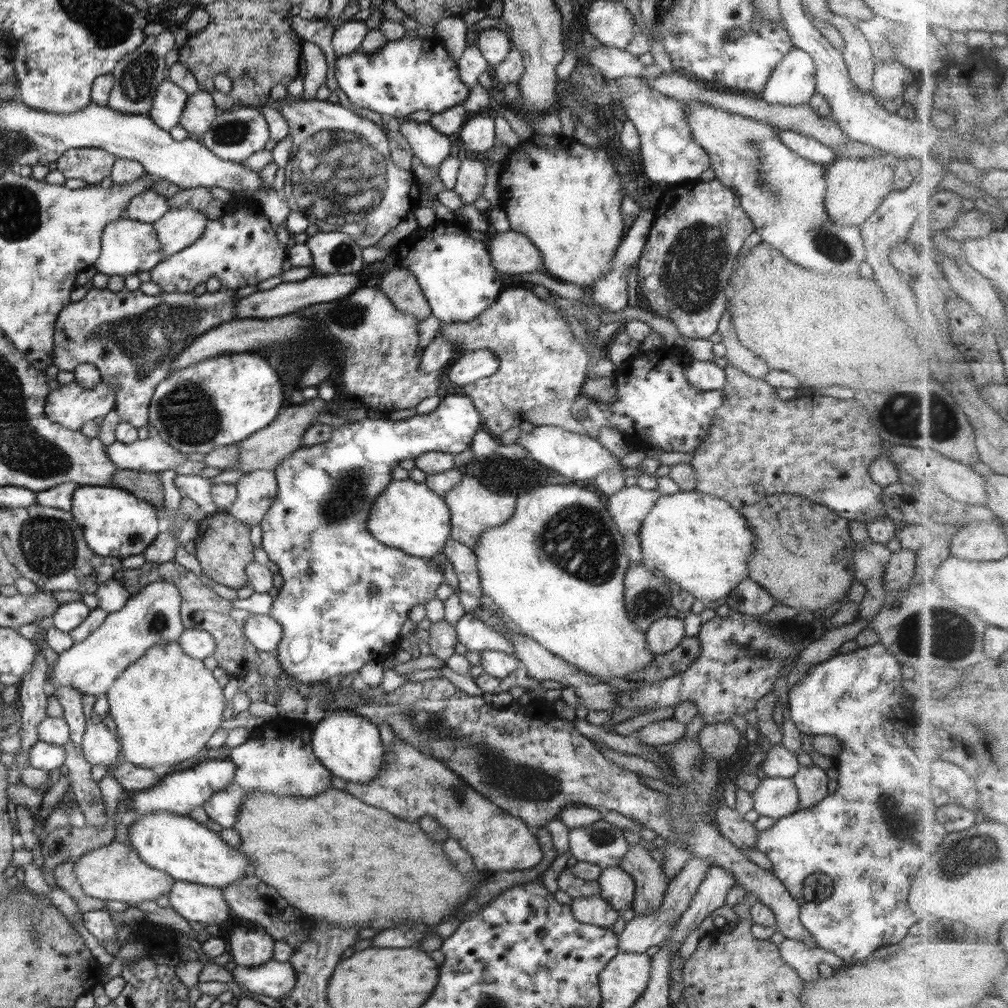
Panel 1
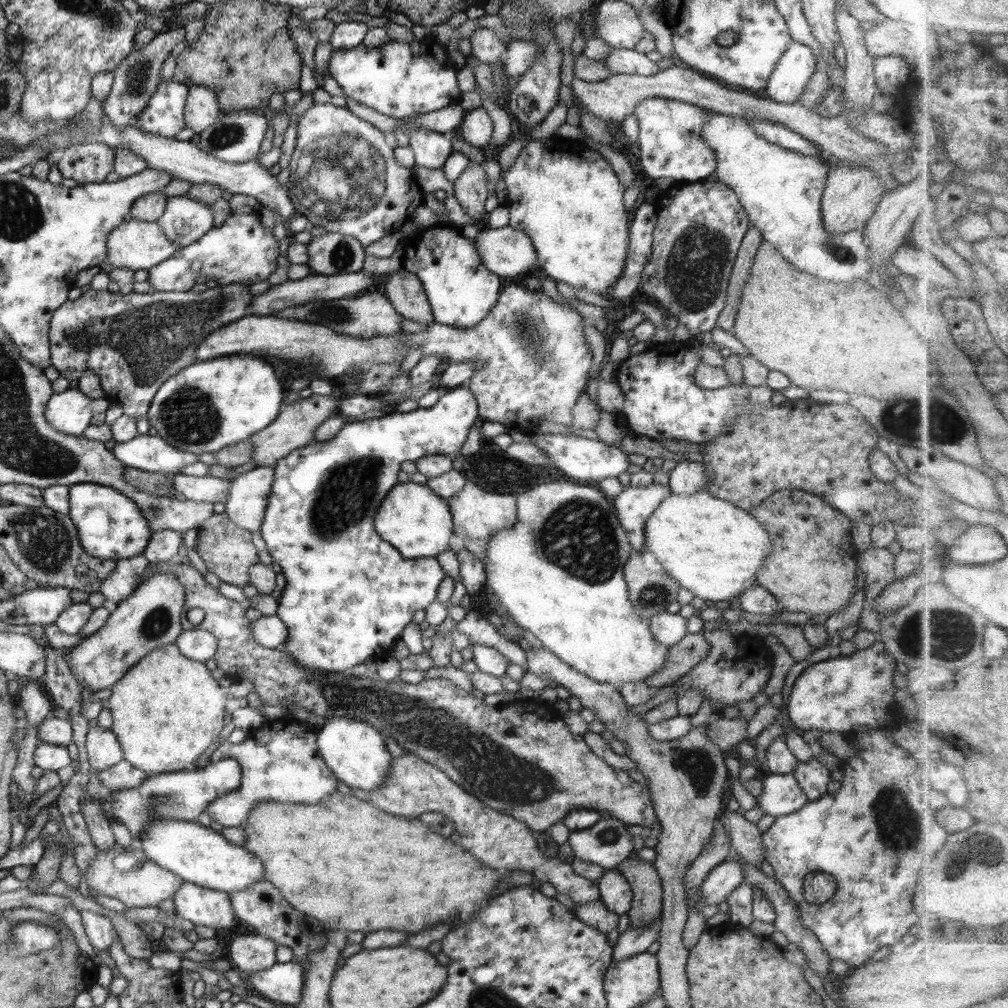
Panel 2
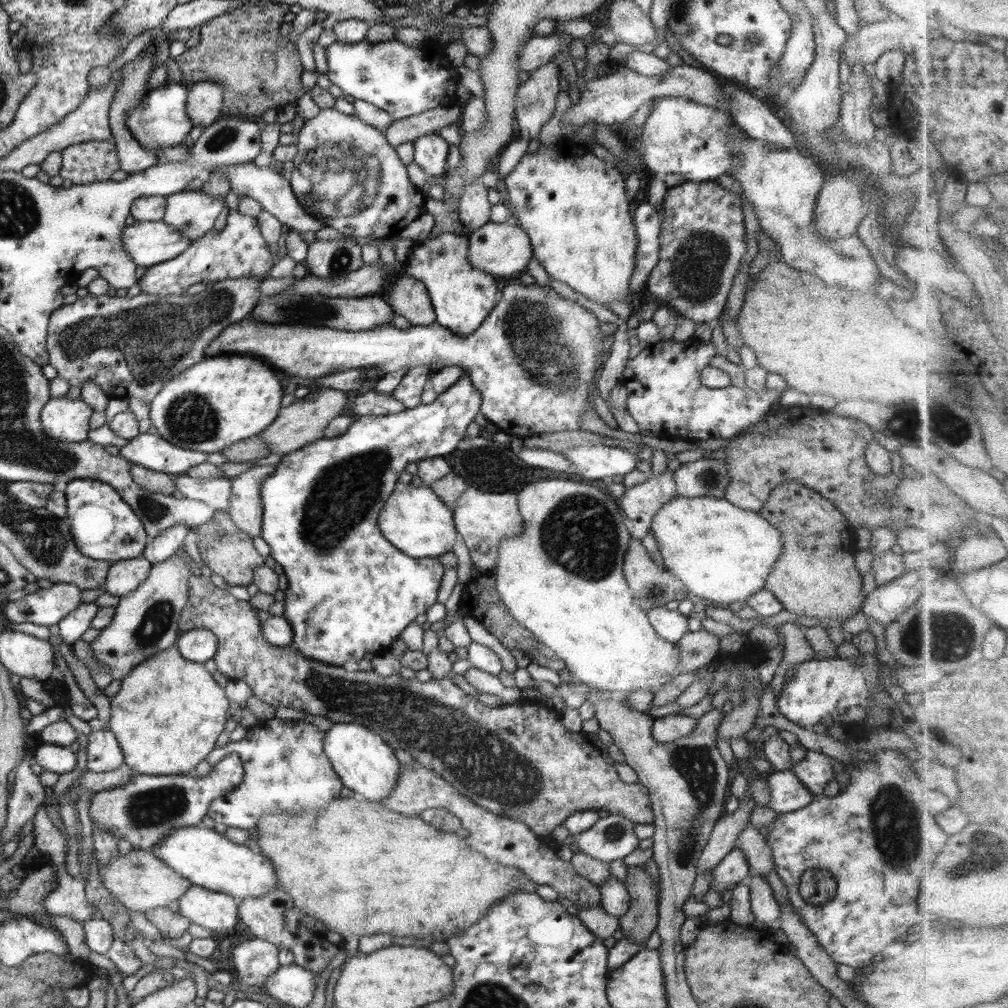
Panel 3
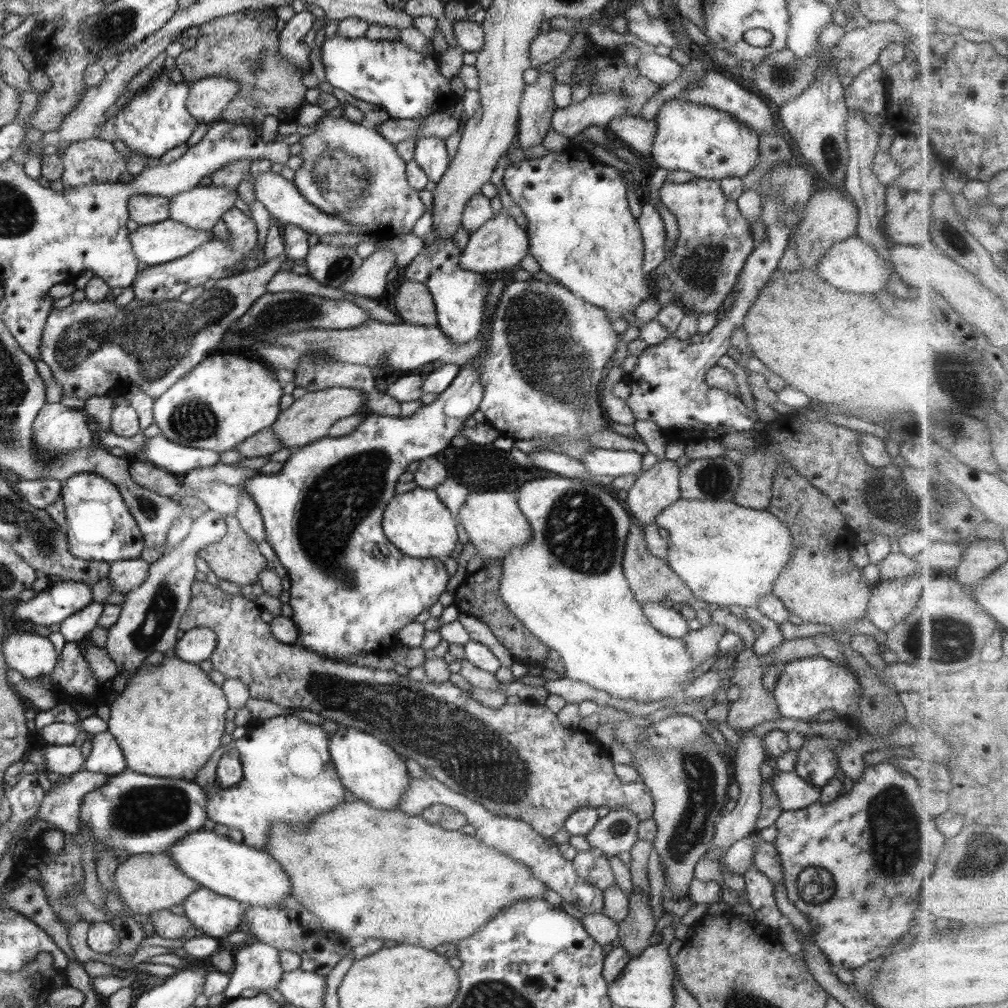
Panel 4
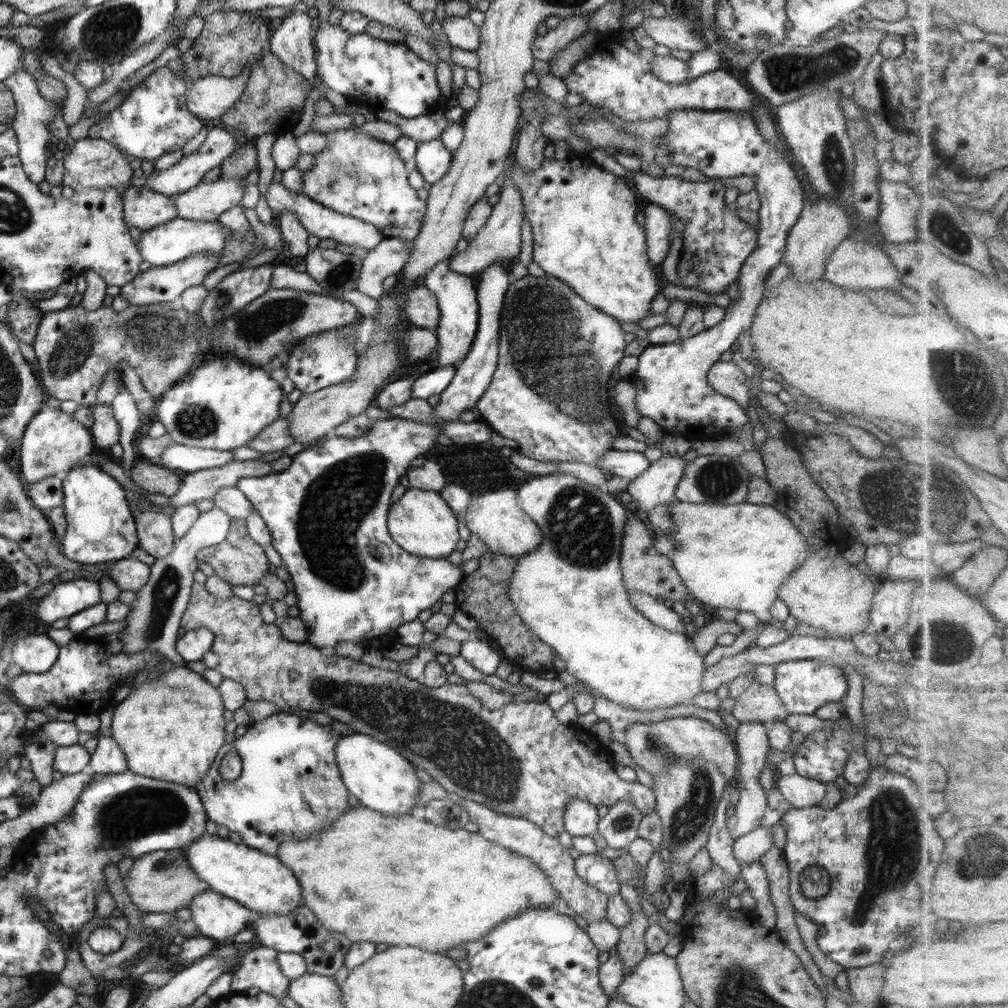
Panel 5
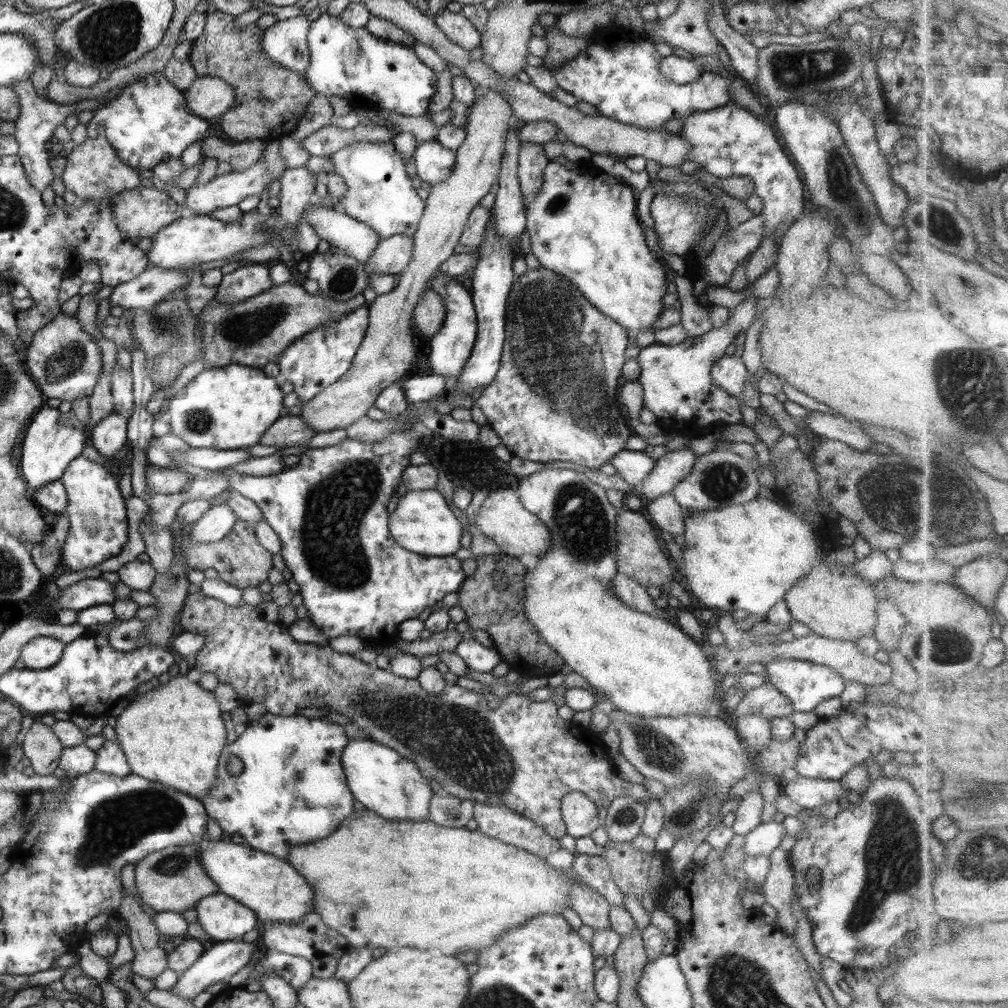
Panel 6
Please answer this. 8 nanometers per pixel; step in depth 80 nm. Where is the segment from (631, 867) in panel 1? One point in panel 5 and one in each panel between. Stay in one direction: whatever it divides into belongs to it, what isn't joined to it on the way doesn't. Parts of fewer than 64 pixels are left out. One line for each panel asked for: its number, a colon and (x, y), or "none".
2: (646, 905)
3: (641, 919)
4: (635, 930)
5: (631, 948)

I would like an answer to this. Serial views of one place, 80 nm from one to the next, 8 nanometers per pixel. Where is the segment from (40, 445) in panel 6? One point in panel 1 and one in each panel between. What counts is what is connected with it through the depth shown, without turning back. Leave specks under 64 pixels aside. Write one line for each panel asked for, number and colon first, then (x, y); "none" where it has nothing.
1: (71, 405)
2: (70, 411)
3: (64, 419)
4: (60, 429)
5: (54, 442)

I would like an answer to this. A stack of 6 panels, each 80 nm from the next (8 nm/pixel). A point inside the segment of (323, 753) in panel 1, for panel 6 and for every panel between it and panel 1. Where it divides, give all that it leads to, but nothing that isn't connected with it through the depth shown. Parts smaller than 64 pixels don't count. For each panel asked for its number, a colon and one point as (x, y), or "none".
2: (355, 752)
3: (365, 763)
4: (373, 771)
5: (378, 775)
6: (388, 784)

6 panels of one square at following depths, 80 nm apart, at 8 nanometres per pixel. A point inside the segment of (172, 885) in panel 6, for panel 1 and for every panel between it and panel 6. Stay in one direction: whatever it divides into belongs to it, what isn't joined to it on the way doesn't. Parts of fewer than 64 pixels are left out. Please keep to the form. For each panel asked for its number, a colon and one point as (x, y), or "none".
1: (114, 872)
2: (125, 874)
3: (140, 881)
4: (147, 883)
5: (161, 882)

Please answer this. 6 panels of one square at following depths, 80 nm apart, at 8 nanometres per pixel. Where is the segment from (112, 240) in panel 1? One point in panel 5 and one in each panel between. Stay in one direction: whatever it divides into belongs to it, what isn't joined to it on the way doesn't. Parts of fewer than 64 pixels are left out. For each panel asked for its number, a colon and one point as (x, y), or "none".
2: (139, 245)
3: (148, 243)
4: (155, 244)
5: (179, 239)

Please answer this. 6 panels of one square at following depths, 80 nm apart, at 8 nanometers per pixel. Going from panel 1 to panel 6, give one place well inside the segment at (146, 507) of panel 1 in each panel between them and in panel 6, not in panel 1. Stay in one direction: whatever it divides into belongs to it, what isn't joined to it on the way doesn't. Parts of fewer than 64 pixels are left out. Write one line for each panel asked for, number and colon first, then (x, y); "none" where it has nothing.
2: (110, 525)
3: (104, 527)
4: (99, 526)
5: (101, 528)
6: (98, 529)

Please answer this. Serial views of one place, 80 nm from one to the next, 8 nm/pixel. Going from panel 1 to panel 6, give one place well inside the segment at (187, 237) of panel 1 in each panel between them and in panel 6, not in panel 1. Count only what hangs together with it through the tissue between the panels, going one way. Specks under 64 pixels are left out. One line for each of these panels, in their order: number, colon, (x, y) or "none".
2: (186, 220)
3: (193, 213)
4: (201, 208)
5: (206, 201)
6: (229, 189)

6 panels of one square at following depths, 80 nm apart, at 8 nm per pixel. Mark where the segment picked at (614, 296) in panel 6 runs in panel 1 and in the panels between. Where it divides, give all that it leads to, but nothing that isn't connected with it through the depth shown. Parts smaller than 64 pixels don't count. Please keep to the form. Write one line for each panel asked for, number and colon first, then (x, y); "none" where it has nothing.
1: (564, 196)
2: (564, 195)
3: (572, 205)
4: (580, 229)
5: (583, 218)

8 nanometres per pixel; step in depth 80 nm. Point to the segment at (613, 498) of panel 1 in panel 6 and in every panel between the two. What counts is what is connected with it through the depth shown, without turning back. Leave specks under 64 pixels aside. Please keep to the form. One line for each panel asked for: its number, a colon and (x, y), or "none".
2: (633, 506)
3: (640, 503)
4: (653, 490)
5: (657, 485)
6: (669, 470)

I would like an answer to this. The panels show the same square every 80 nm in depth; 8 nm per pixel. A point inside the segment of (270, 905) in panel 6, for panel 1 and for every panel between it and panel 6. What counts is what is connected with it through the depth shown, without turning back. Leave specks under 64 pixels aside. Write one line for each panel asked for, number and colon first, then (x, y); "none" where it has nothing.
1: (189, 851)
2: (198, 854)
3: (209, 859)
4: (250, 876)
5: (262, 883)

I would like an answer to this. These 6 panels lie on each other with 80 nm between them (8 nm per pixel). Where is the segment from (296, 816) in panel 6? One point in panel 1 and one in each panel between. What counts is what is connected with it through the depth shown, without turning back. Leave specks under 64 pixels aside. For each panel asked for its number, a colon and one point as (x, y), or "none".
1: (279, 758)
2: (279, 761)
3: (285, 767)
4: (288, 772)
5: (290, 786)

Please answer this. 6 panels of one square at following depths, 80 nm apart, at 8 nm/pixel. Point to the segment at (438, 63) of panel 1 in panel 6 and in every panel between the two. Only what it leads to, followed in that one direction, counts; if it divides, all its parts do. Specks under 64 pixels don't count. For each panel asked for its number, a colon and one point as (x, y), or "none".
2: (396, 79)
3: (404, 81)
4: (405, 84)
5: (375, 73)
6: (352, 63)

